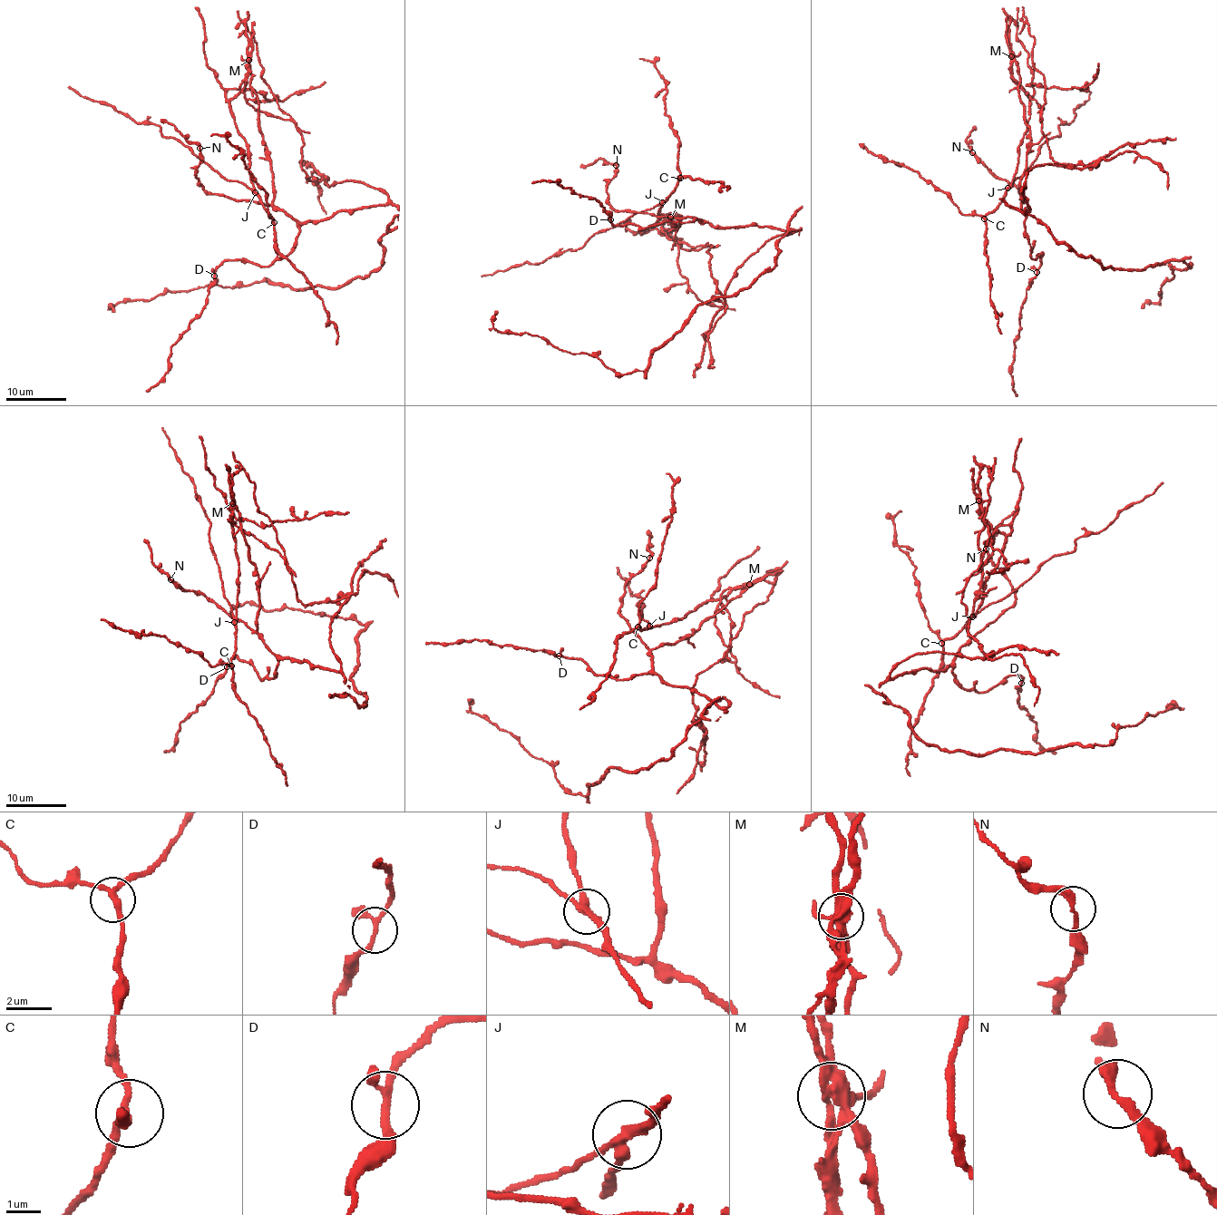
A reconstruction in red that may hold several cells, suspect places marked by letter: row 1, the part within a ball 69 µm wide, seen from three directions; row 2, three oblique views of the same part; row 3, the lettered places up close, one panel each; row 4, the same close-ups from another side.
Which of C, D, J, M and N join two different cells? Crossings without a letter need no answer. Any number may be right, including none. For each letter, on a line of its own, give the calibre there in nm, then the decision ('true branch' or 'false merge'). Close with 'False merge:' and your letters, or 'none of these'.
C: 220 nm thick; true branch
D: 180 nm thick; true branch
J: 280 nm thick; false merge
M: 400 nm thick; false merge
N: 260 nm thick; true branch
False merge: J, M

